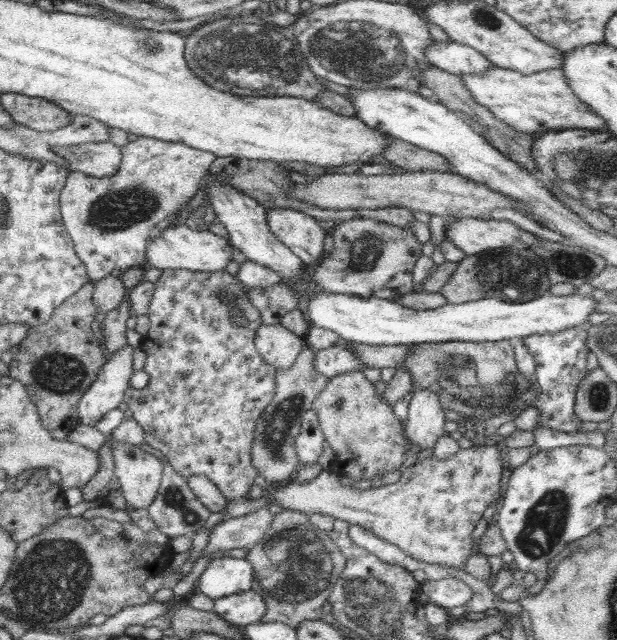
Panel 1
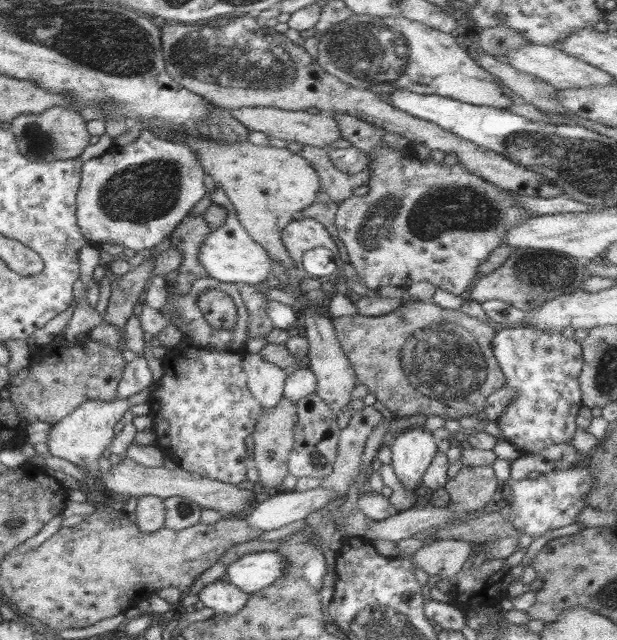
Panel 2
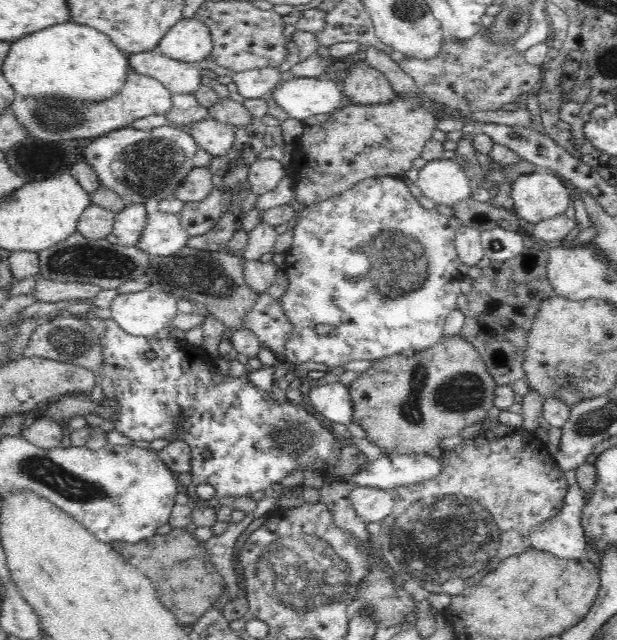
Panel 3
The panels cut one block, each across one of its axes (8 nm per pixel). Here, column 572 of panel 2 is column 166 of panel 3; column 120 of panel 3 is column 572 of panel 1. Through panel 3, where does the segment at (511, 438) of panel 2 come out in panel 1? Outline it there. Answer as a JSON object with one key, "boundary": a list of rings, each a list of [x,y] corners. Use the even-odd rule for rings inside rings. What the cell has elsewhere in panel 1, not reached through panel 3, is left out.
{"boundary":[[[575,326],[556,334],[533,334],[522,339],[523,345],[535,360],[535,402],[533,406],[540,409],[537,424],[559,430],[560,432],[580,431],[582,421],[574,414],[576,390],[581,380],[587,375],[586,326]]]}

